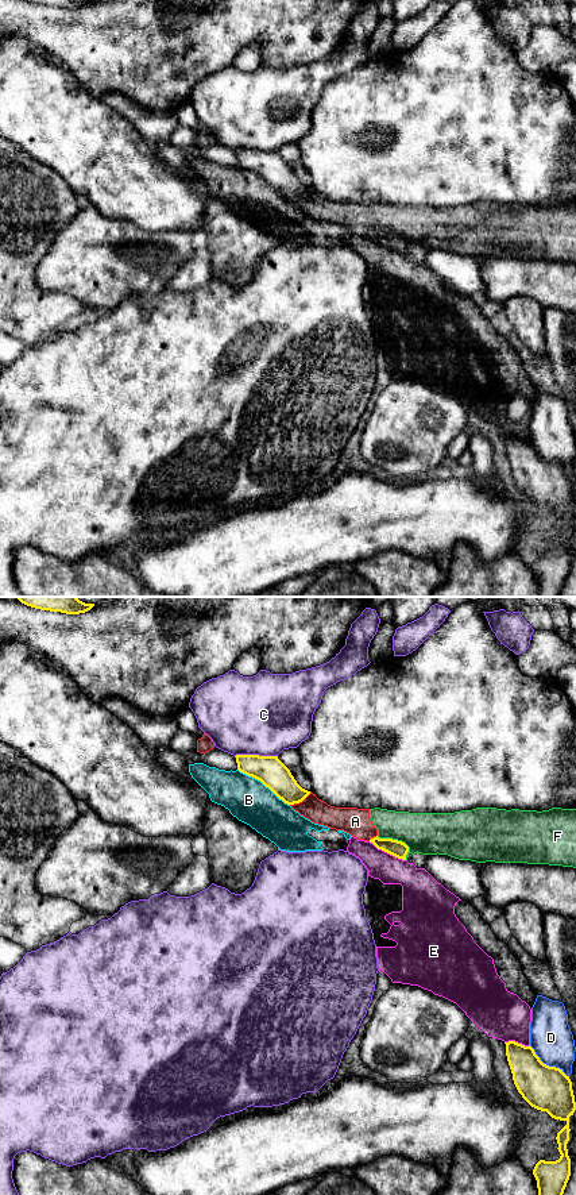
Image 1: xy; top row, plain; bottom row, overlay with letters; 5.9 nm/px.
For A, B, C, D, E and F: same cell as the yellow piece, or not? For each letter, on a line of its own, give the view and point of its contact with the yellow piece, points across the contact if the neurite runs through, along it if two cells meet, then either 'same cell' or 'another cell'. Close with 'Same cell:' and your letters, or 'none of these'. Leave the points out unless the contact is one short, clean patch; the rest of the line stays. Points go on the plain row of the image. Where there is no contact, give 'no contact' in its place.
A: xy (300, 196) | another cell
B: xy (263, 178) | another cell
C: xy (255, 150) | another cell
D: xy (548, 461) | another cell
E: xy (387, 247) | another cell
F: xy (397, 235) | along xy (377, 231), (401, 235), (408, 242), (406, 254) | another cell
Same cell: none of these

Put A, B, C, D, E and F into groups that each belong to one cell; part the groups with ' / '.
A F / B E / C / D

